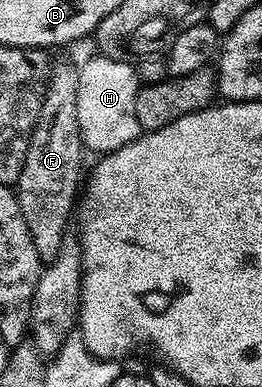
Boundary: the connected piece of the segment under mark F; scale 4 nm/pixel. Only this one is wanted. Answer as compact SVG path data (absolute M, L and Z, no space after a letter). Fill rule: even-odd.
M67 61L50 66L41 115L37 119L37 127L31 136L29 151L17 182L21 215L25 215L25 227L29 227L33 247L37 247L39 260L44 263L54 260L61 248L61 239L65 239L69 232L70 225L67 224L73 221L71 208L74 205L76 208L77 194L84 176L85 146L77 123L78 77L78 68Z

